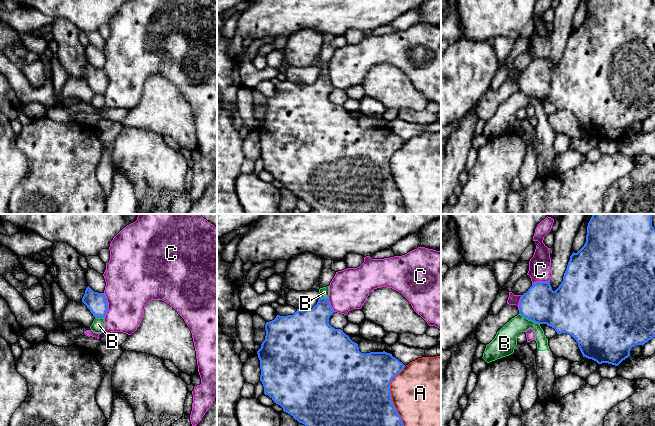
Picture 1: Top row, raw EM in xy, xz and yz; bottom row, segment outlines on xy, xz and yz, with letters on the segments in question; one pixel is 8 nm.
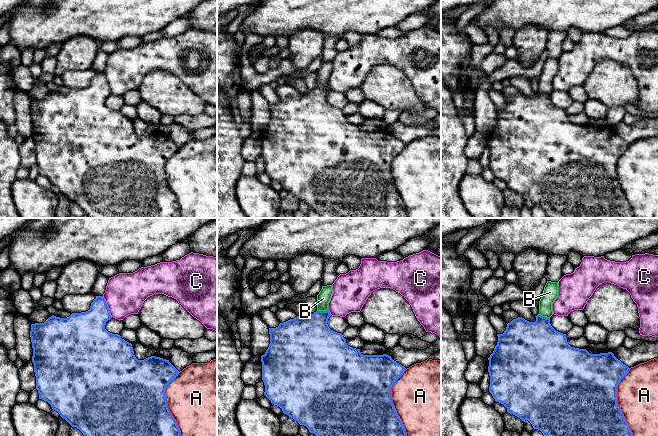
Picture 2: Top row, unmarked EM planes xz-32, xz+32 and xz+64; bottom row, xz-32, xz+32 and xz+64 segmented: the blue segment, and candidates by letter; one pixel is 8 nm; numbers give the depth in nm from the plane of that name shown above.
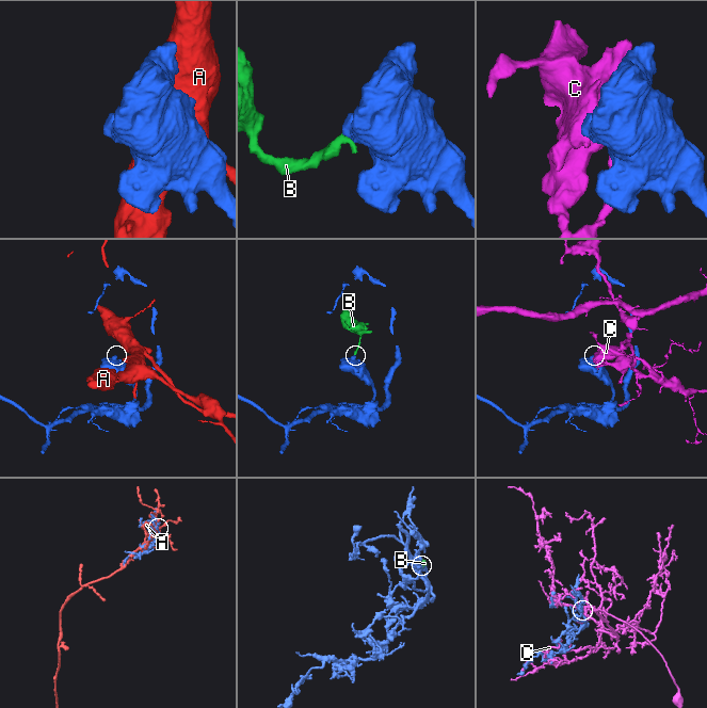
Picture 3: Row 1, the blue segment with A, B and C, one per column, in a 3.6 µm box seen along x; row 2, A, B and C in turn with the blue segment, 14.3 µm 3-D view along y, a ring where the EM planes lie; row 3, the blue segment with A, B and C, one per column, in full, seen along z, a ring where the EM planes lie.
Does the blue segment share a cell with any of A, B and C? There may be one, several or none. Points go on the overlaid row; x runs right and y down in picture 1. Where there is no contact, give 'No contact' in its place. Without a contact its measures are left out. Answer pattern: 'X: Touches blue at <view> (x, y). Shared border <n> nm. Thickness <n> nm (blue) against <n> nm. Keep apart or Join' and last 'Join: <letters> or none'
A: Touches blue at xz (390, 396). Shared border 480 nm. Thickness 500 nm (blue) against 480 nm. Keep apart
B: Touches blue at yz (529, 319). Shared border 190 nm. Thickness 300 nm (blue) against 180 nm. Keep apart
C: Touches blue at xy (107, 305). Shared border 200 nm. Thickness 160 nm (blue) against 400 nm. Keep apart
Join: none

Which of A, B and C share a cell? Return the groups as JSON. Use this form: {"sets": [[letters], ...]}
{"sets": [["A"], ["B"], ["C"]]}

